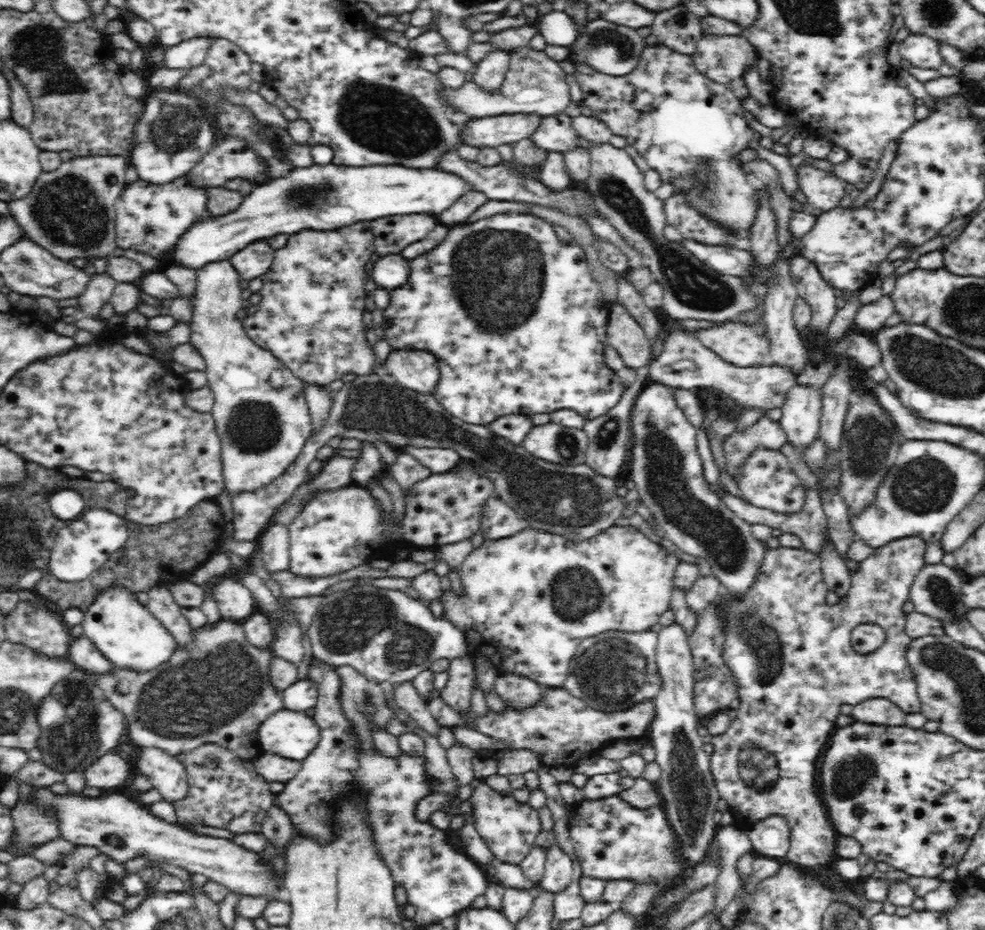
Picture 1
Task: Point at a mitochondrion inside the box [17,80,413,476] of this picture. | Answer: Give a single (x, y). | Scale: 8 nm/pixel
(68, 211)

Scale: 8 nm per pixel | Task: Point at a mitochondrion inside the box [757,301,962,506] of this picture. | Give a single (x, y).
(868, 442)

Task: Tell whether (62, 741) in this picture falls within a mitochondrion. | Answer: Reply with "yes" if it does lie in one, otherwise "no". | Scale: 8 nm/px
yes

